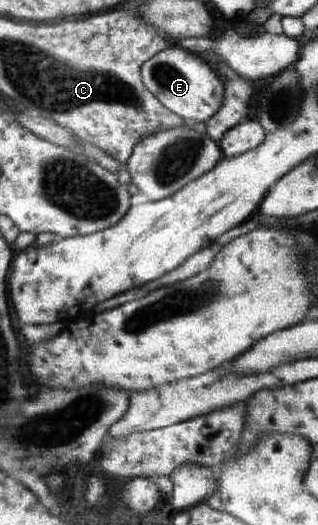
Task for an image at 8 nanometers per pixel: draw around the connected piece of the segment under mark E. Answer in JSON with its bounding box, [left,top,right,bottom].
[140,45,224,124]

